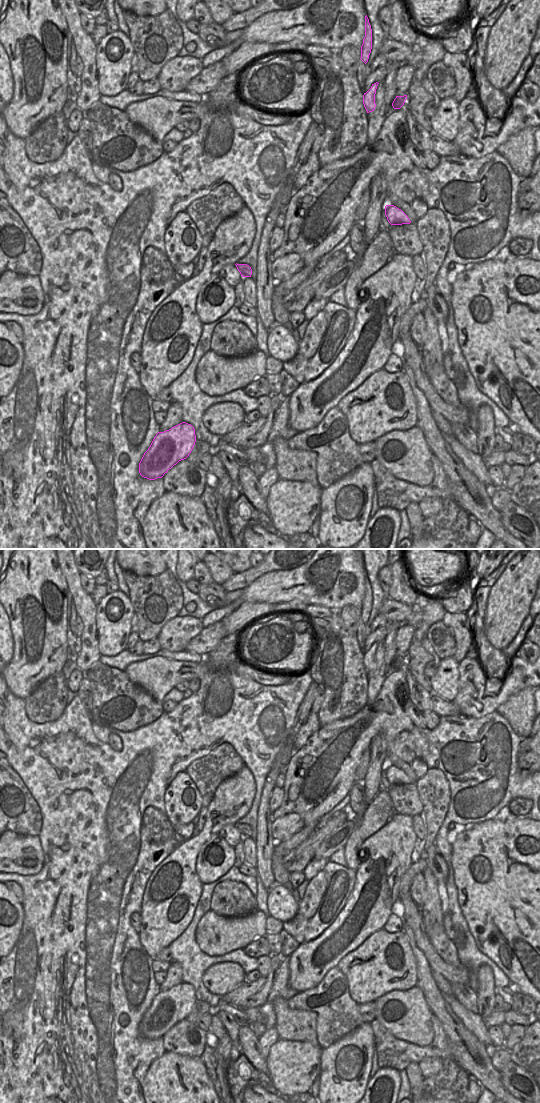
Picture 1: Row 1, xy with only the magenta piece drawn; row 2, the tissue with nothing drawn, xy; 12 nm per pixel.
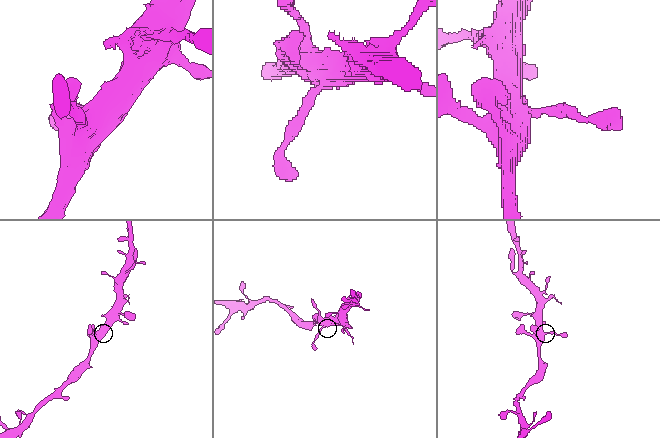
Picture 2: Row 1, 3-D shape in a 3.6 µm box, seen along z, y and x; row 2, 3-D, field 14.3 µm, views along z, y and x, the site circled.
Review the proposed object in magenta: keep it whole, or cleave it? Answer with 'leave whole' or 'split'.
leave whole

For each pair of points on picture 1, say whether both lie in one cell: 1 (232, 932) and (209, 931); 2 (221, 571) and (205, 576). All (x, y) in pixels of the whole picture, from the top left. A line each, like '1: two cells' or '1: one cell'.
1: one cell
2: two cells

